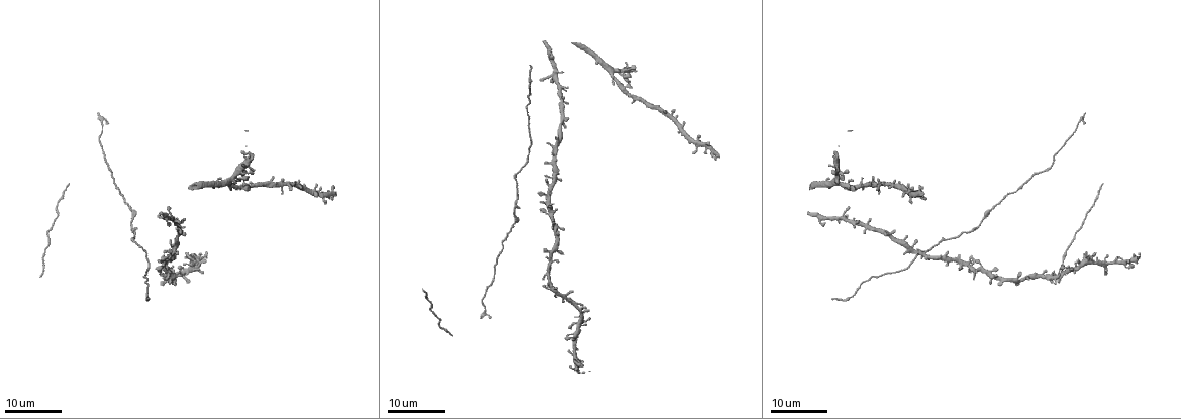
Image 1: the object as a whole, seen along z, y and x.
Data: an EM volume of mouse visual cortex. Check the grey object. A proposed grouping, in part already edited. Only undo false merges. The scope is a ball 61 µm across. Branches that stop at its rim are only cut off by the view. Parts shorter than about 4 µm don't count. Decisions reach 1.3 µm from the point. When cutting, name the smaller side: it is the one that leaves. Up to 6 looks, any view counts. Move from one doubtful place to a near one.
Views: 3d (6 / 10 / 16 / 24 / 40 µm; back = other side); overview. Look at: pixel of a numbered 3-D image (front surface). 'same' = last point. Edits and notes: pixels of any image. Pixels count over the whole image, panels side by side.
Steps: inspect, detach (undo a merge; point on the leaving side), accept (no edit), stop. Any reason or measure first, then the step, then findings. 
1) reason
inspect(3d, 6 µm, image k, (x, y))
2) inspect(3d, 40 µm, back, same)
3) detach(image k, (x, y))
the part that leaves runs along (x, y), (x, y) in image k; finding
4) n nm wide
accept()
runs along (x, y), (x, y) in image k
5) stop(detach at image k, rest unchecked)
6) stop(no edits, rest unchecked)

thick turns thin
inspect(3d, 24 µm, image 1, (513, 226))

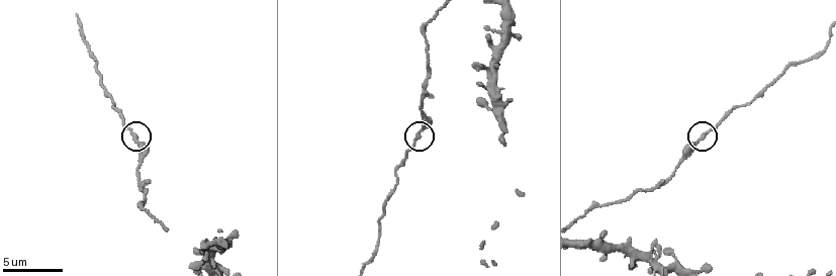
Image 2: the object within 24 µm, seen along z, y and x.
closer look
inspect(3d, 6 µm, image 2, (134, 139))

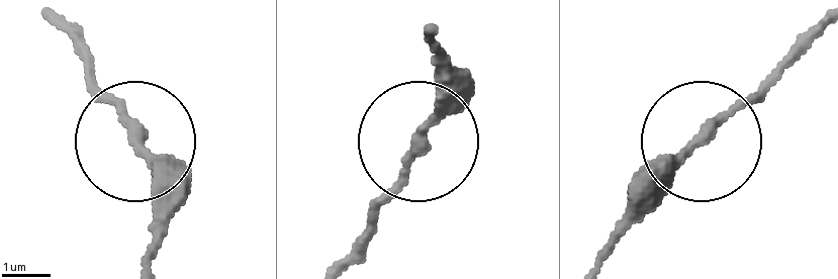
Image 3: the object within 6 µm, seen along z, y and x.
accept()
runs along (432, 31), (436, 120), (359, 237) in image 3; continuous, no second neuron

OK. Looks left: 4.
calibre changes
inspect(3d, 6 µm, image 2, (103, 86))

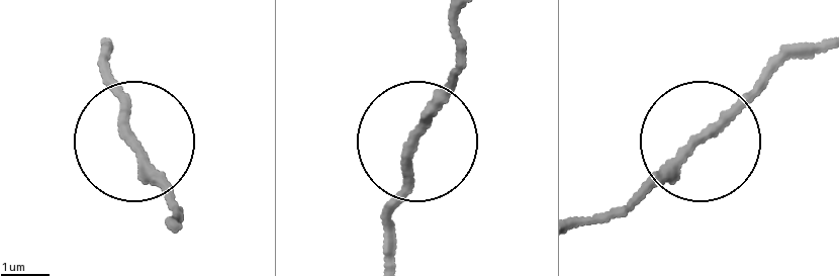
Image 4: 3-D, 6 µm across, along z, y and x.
inspect(3d, 6 µm, back, image 4, (412, 139))

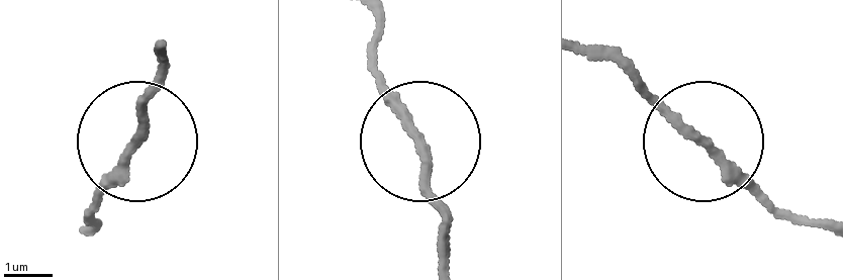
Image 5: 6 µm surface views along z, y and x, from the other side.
190 nm wide
accept()
runs along (821, 225), (761, 201), (620, 61) in image 5; continuous, no second neuron

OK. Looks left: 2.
two arms in line, one across
inspect(3d, 10 µm, image 2, (222, 242))

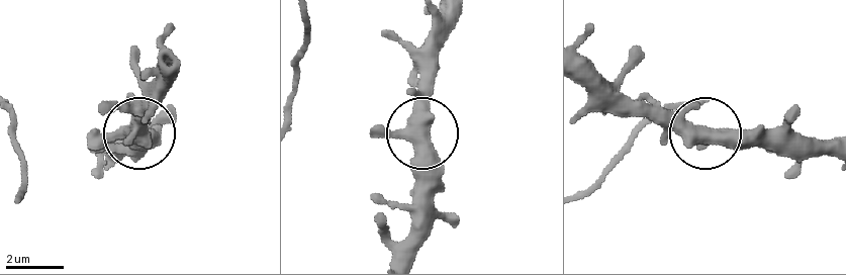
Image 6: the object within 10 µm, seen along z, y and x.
side arm 47 µm
accept()
continuous, no second neuron

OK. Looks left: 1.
stop(no edits, rest unchecked)

